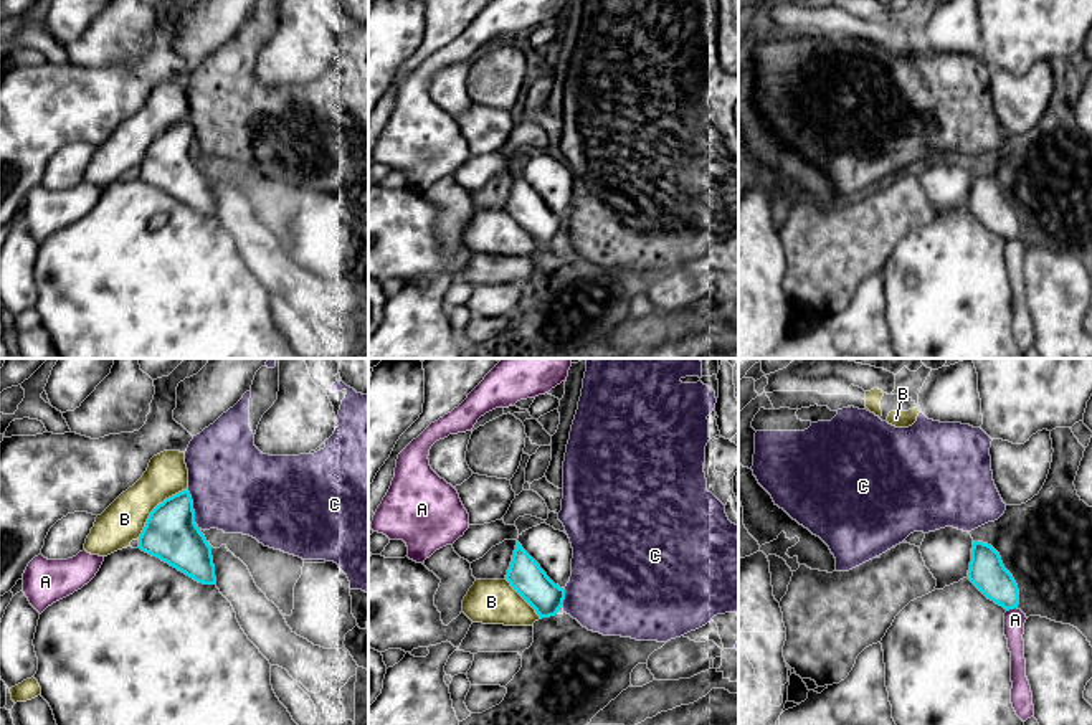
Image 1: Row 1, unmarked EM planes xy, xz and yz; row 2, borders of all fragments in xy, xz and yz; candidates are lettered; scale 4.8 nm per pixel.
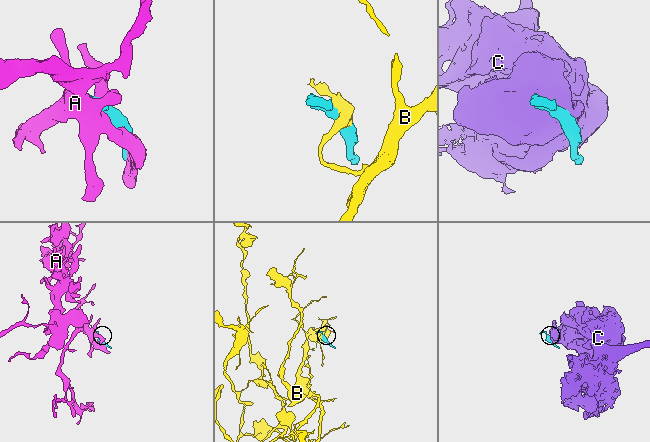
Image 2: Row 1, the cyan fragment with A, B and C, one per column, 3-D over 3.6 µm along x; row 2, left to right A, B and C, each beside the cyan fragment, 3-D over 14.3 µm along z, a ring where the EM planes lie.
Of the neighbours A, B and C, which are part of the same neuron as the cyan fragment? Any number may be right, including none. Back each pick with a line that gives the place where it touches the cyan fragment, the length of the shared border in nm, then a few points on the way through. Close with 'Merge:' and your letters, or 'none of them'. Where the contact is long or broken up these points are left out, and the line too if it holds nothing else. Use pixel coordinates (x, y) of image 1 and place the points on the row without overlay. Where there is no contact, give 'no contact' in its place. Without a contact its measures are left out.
Merge: none of them

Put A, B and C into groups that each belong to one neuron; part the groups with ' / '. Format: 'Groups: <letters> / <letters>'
Groups: A / B / C

